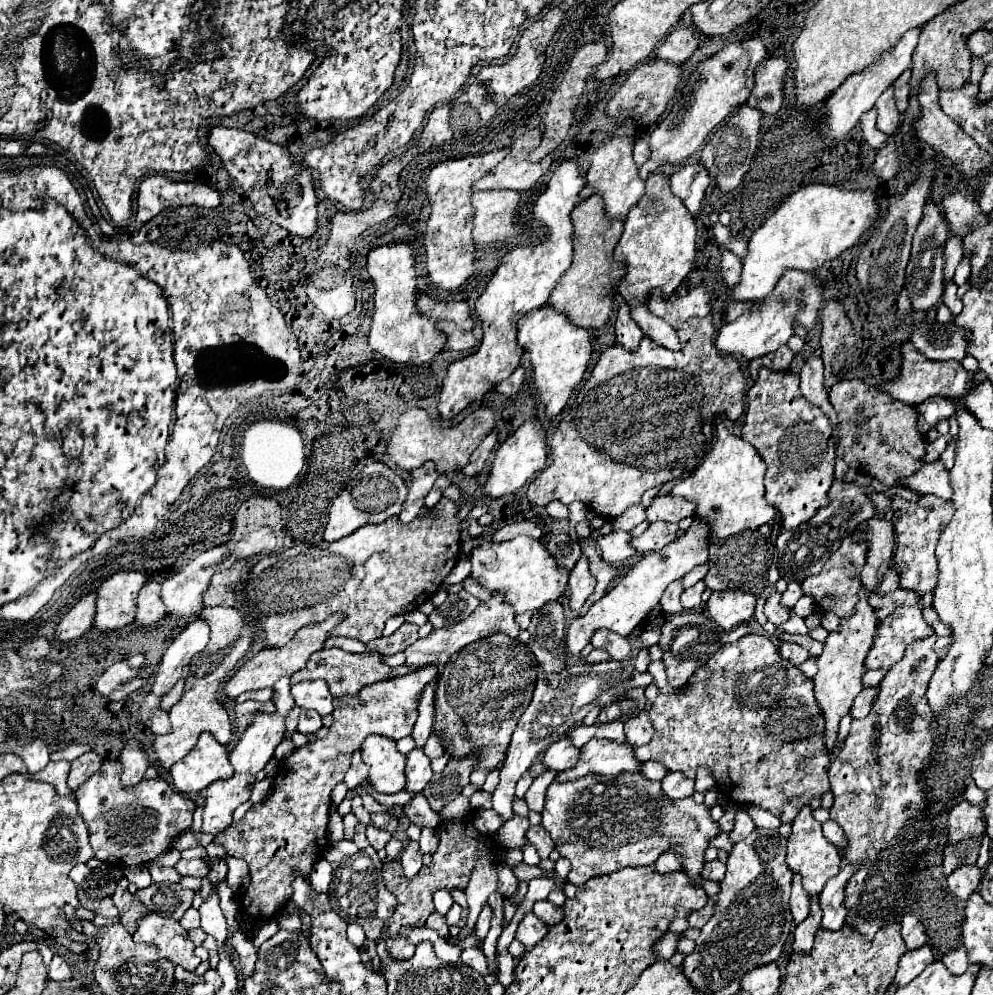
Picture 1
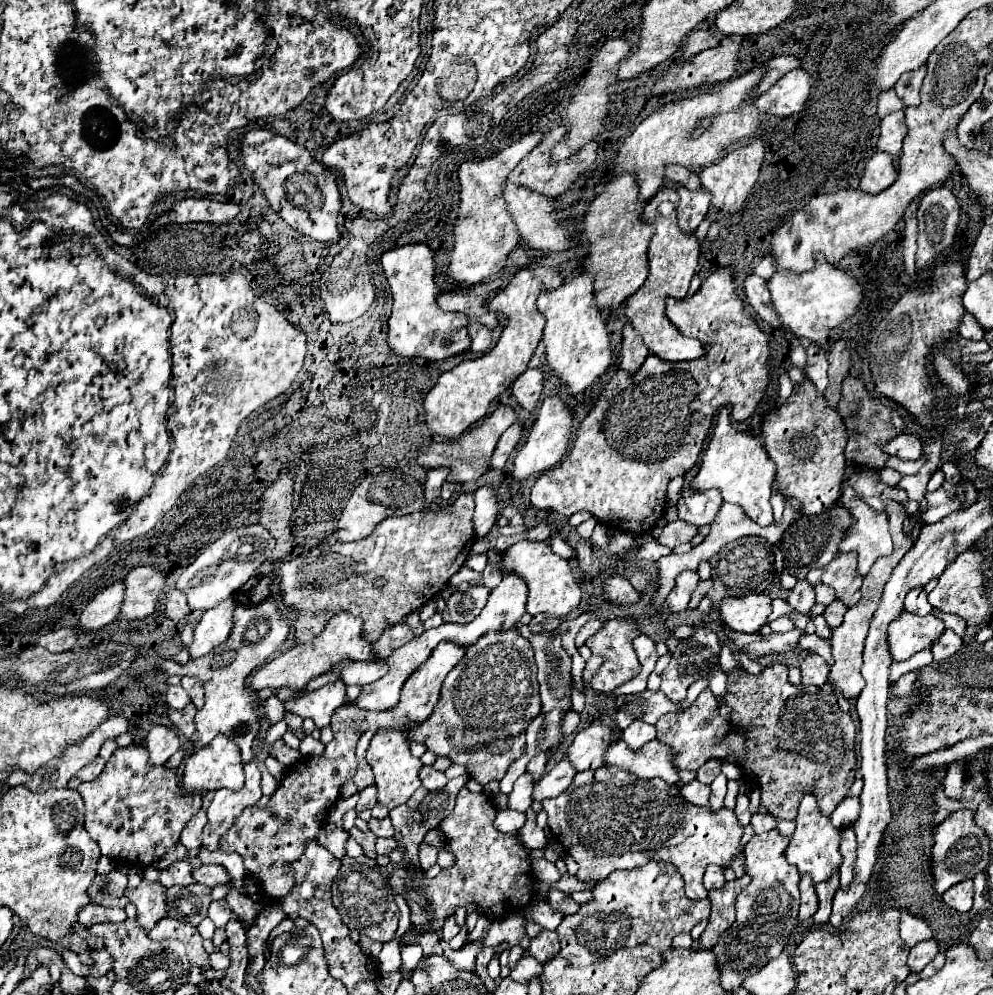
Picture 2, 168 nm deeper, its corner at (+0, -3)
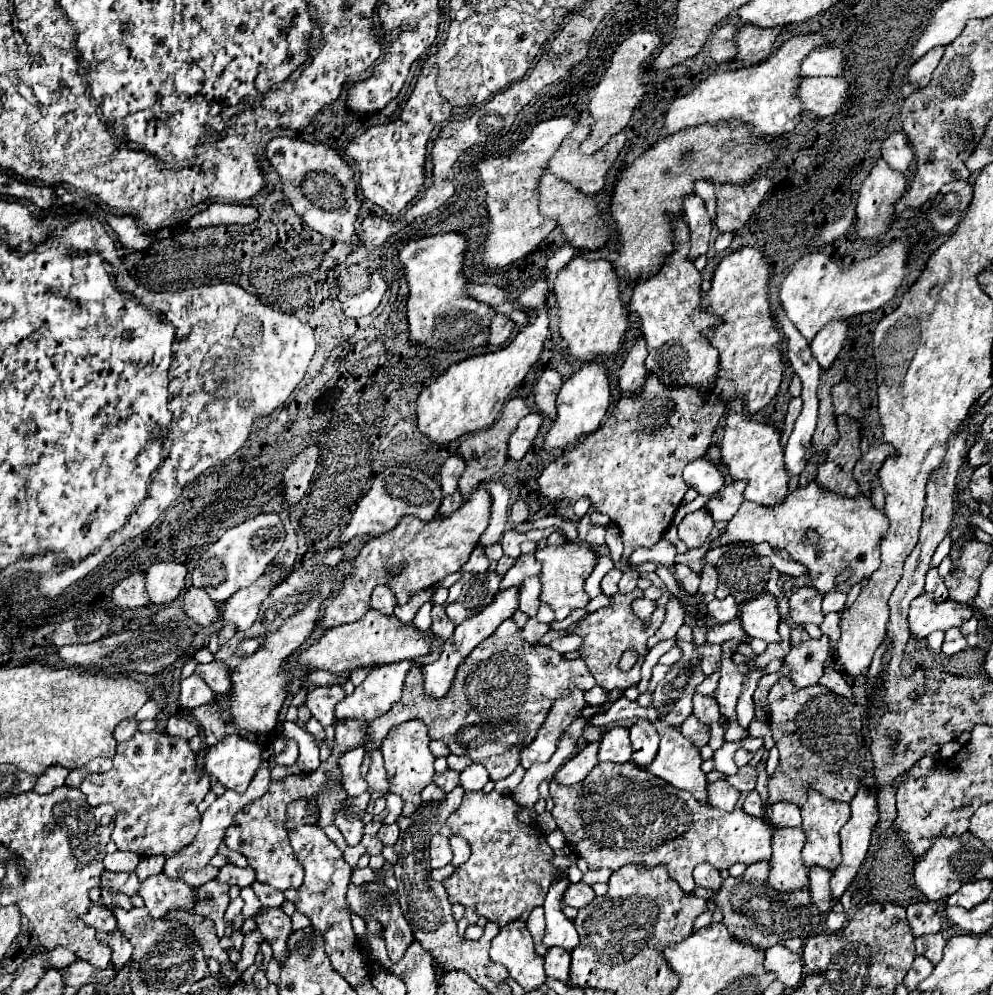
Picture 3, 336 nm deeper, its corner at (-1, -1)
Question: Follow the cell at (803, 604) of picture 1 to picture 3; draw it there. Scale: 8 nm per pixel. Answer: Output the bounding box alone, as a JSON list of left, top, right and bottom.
[822,591,846,613]

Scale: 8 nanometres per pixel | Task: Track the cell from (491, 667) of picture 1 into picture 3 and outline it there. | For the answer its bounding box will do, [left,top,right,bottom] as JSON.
[362,619,596,781]

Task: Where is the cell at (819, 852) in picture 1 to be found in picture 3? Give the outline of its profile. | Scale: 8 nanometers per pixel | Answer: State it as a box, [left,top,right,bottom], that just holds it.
[802,789,850,869]

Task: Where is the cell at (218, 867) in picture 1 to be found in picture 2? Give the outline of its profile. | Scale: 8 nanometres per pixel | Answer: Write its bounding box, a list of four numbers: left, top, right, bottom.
[225,883,259,925]

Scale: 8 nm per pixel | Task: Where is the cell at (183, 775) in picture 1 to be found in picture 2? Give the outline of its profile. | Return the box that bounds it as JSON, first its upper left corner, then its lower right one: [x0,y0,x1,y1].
[183,735,245,793]

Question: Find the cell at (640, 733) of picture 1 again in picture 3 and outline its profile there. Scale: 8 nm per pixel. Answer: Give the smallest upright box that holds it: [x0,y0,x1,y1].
[630,719,658,767]

